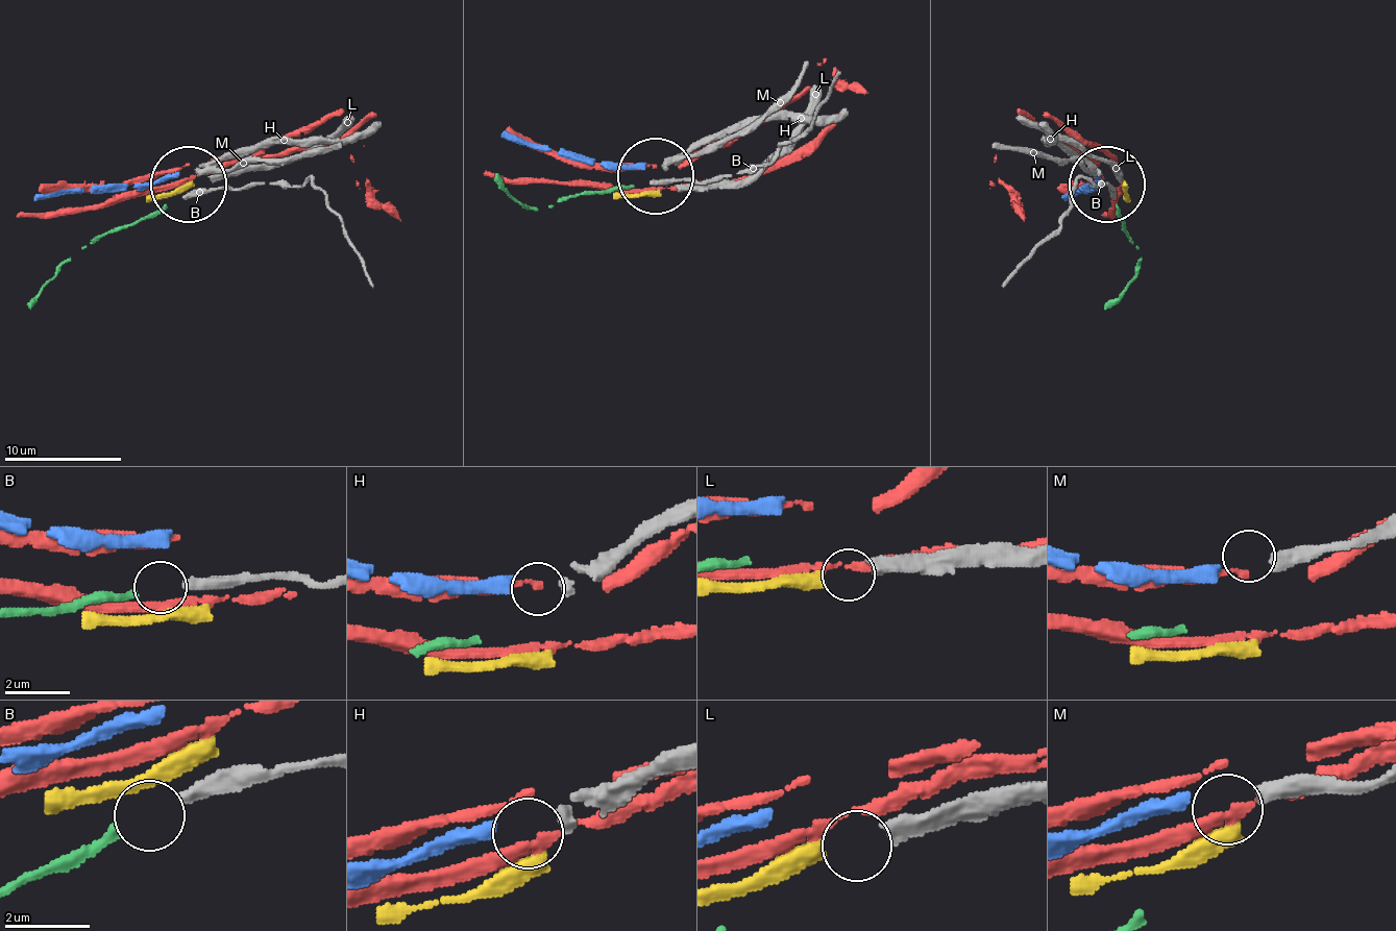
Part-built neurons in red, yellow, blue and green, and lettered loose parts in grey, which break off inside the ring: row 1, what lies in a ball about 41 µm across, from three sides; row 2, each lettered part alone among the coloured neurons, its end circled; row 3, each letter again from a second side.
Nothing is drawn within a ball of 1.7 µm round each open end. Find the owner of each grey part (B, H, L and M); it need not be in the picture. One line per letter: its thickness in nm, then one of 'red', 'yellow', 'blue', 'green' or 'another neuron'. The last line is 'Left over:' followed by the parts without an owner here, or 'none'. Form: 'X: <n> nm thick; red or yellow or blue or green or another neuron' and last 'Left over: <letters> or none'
B: 320 nm thick; green
H: 300 nm thick; blue
L: 400 nm thick; another neuron
M: 400 nm thick; another neuron
Left over: L, M

